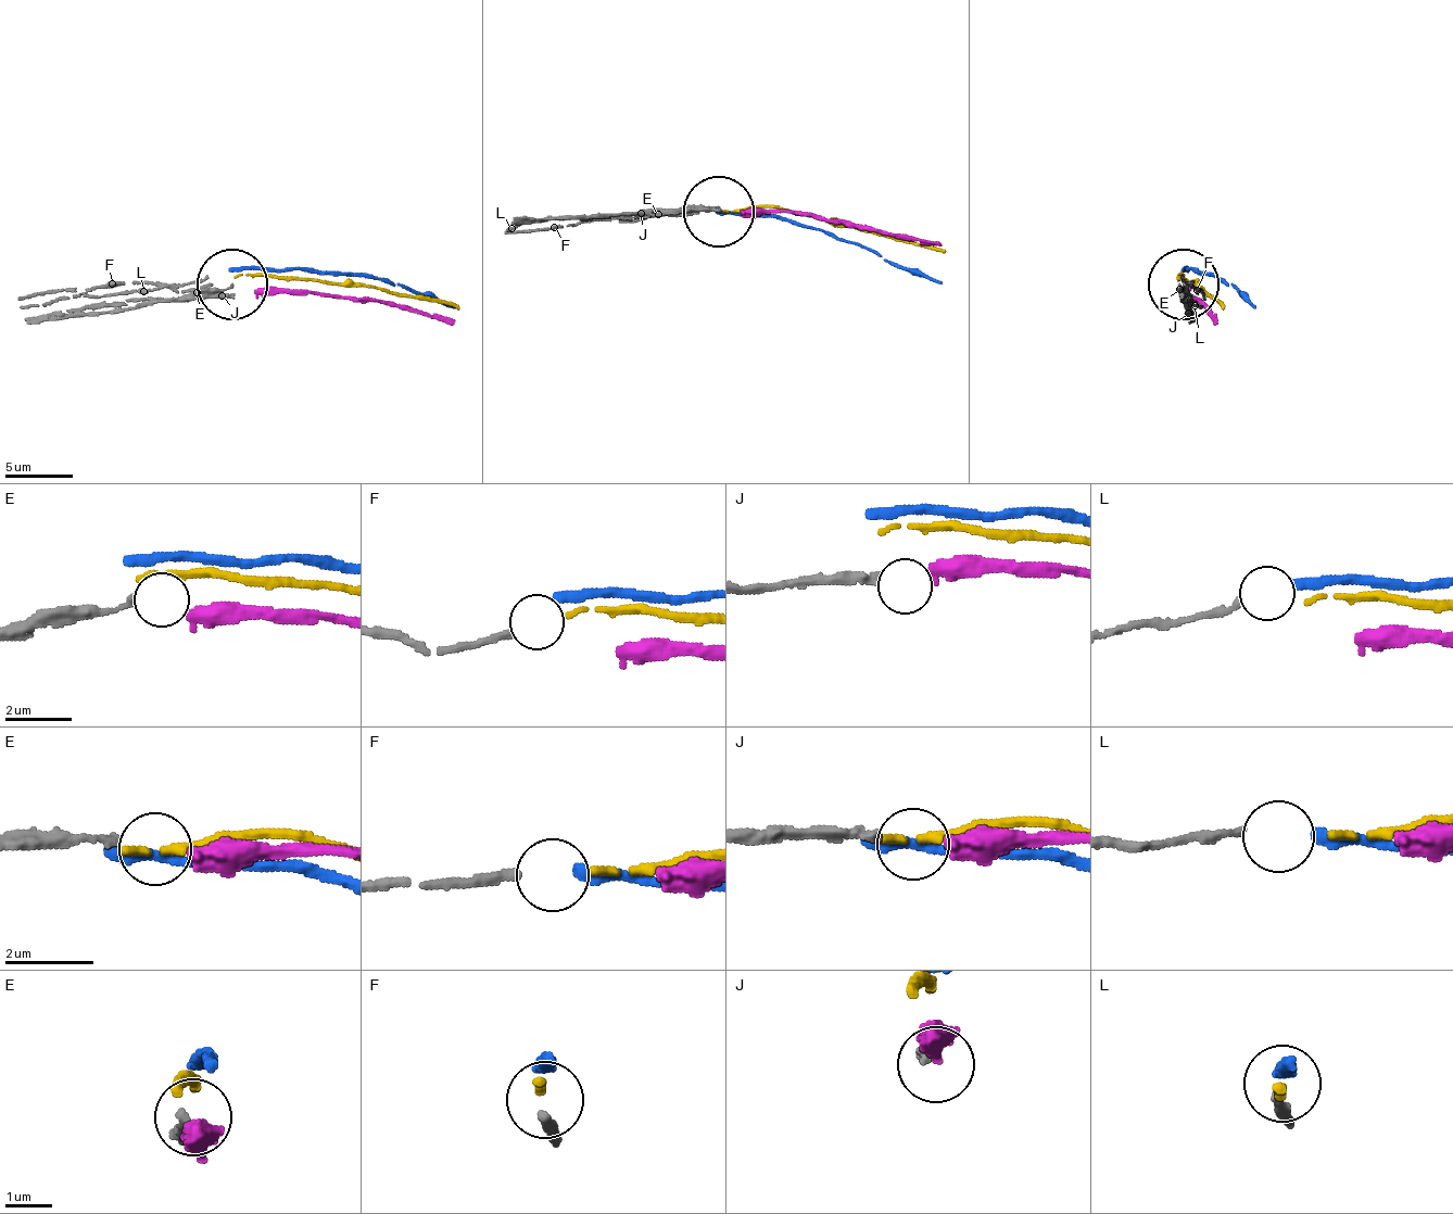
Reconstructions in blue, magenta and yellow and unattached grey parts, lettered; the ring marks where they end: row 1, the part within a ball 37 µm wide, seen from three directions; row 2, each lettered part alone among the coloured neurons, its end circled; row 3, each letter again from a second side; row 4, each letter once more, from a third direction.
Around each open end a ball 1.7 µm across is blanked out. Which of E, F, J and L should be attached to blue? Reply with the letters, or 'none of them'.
L

